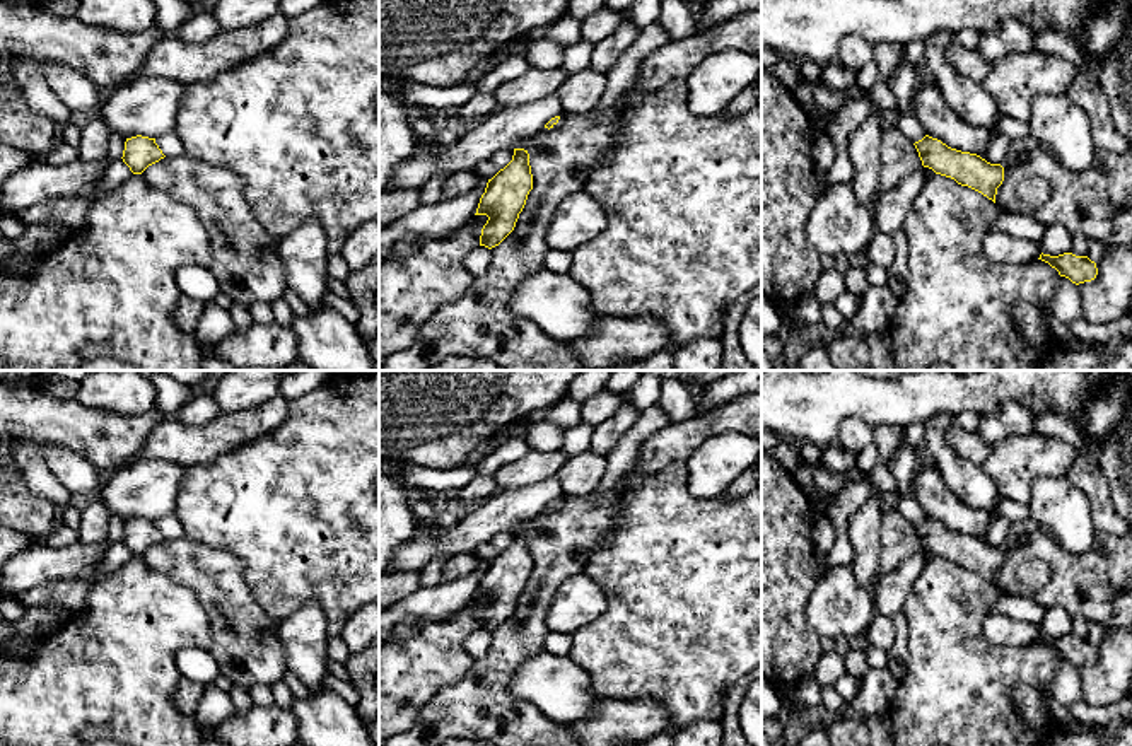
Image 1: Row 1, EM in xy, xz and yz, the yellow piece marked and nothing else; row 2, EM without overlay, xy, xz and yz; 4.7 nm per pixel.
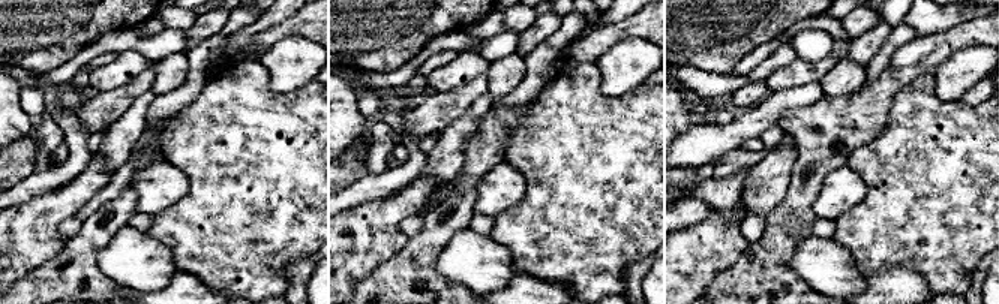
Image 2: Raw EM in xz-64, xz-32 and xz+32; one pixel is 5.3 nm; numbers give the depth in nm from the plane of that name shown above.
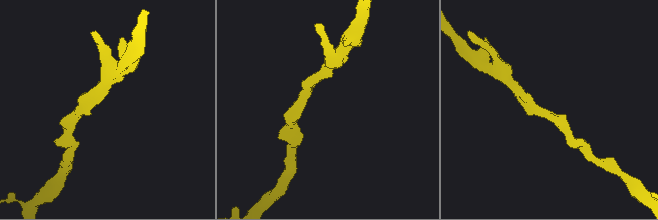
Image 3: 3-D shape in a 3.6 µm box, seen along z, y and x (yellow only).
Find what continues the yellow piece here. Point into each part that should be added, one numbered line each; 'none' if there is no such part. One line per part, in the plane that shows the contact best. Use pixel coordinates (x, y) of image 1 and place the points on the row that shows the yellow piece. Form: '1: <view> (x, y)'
none

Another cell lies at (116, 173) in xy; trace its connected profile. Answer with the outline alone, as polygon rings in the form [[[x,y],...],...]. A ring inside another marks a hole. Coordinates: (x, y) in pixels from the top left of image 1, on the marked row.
[[[123,159],[113,162],[108,169],[104,178],[96,186],[96,200],[109,195],[113,189],[121,186],[133,172],[123,162]]]

